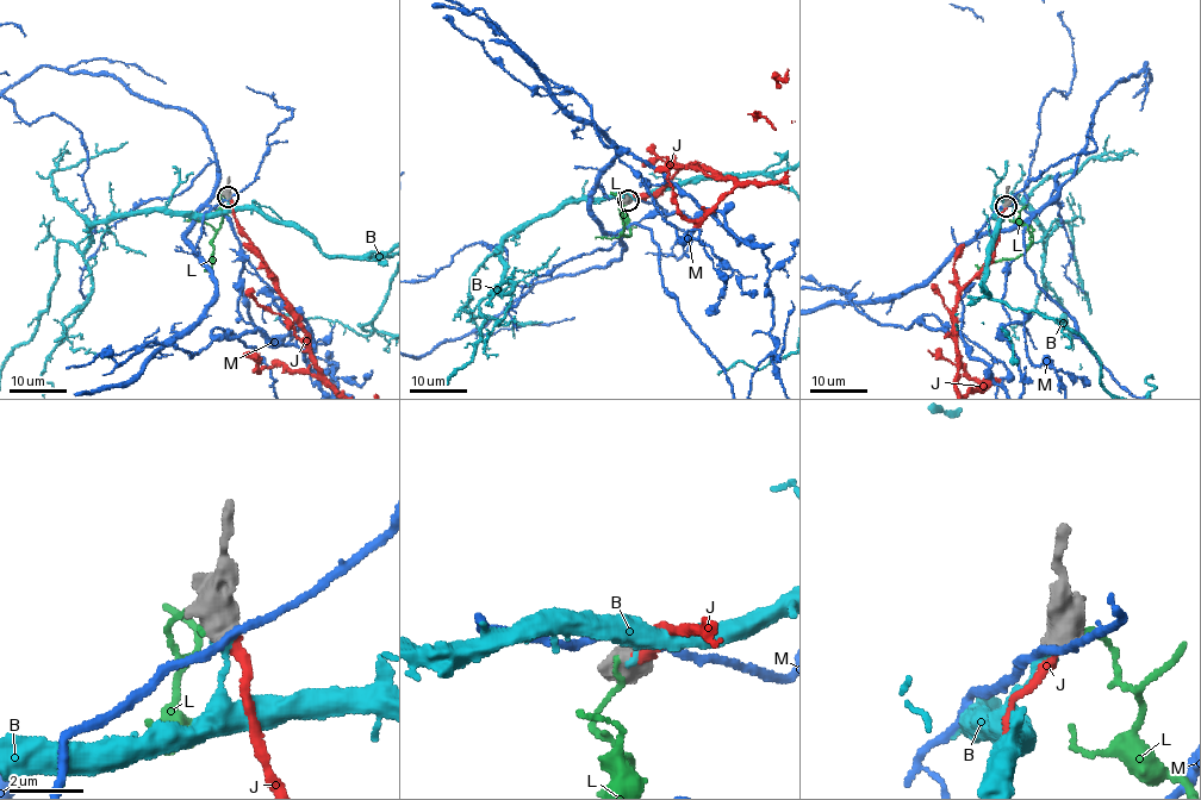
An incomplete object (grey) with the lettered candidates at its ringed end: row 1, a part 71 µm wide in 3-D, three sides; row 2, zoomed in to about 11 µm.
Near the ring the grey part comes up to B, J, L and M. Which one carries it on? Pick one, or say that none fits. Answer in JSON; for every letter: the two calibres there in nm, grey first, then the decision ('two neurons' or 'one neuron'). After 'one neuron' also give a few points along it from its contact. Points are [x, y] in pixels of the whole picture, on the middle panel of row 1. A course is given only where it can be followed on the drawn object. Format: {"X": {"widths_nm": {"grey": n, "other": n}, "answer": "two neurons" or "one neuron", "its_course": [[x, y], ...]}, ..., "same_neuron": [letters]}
{"B": {"widths_nm": {"grey": 700, "other": 180}, "answer": "two neurons"}, "J": {"widths_nm": {"grey": 500, "other": 340}, "answer": "one neuron"}, "L": {"widths_nm": {"grey": 900, "other": 140}, "answer": "two neurons"}, "M": {"widths_nm": {"grey": 500, "other": 220}, "answer": "two neurons"}, "same_neuron": ["J"]}

